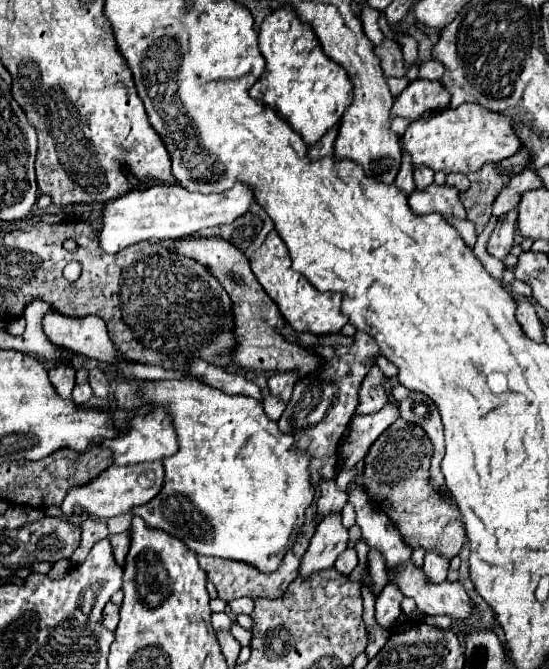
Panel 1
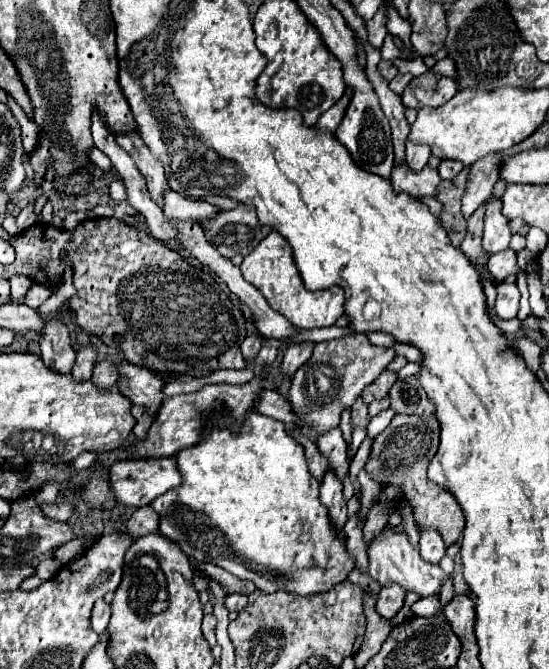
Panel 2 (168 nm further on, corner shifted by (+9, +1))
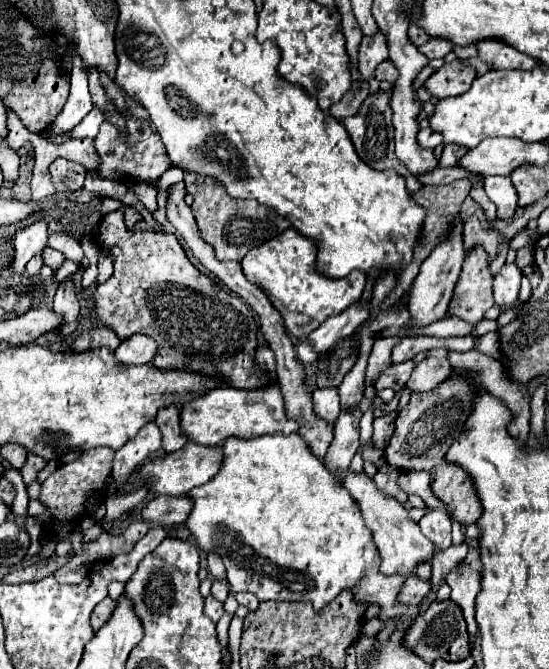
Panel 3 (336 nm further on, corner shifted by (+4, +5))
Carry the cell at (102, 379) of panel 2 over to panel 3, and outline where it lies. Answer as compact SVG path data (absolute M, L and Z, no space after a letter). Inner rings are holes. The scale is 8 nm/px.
M133 334L123 340L115 350L115 358L121 364L149 364L157 354L157 342L145 334Z

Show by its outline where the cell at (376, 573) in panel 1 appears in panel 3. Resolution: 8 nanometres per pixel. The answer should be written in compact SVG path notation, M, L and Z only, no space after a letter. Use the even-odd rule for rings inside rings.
M383 464L383 466L379 466L379 470L377 470L377 474L375 474L373 480L381 486L383 492L391 494L399 502L405 502L407 500L407 492L399 488L397 478L399 478L399 470L397 468L391 468L391 464Z

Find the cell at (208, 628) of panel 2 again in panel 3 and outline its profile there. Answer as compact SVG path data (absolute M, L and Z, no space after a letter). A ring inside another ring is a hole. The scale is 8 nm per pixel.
M207 596L207 598L205 598L205 614L207 614L213 622L217 622L217 620L221 618L221 614L223 614L223 602L215 600L213 596Z

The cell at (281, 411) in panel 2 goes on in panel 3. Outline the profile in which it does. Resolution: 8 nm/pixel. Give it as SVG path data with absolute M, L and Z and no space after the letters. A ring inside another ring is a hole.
M317 388L313 402L315 402L315 414L319 414L319 418L323 418L329 424L337 422L337 416L341 412L337 388L325 388L325 390Z

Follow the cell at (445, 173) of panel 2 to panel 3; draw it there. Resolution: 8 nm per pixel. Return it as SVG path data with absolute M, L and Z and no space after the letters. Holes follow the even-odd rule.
M447 144L445 150L443 150L443 156L439 158L439 166L455 166L457 160L467 152L465 146L459 146L459 144Z

